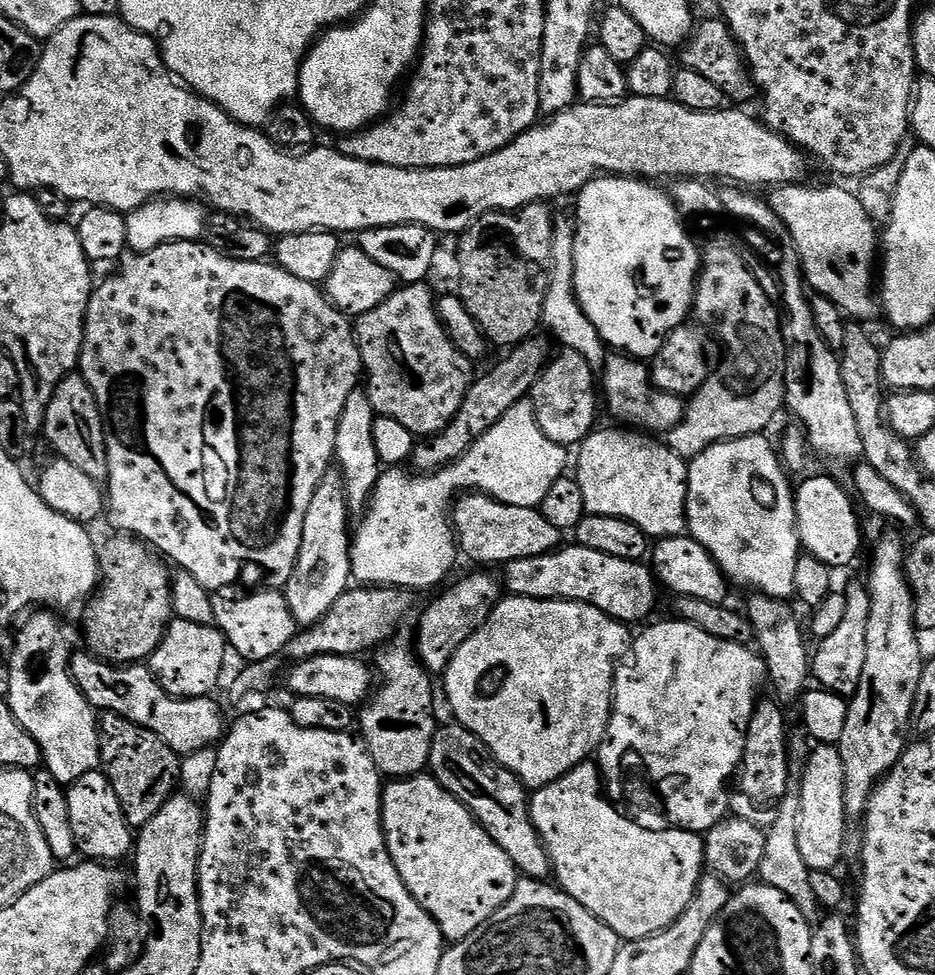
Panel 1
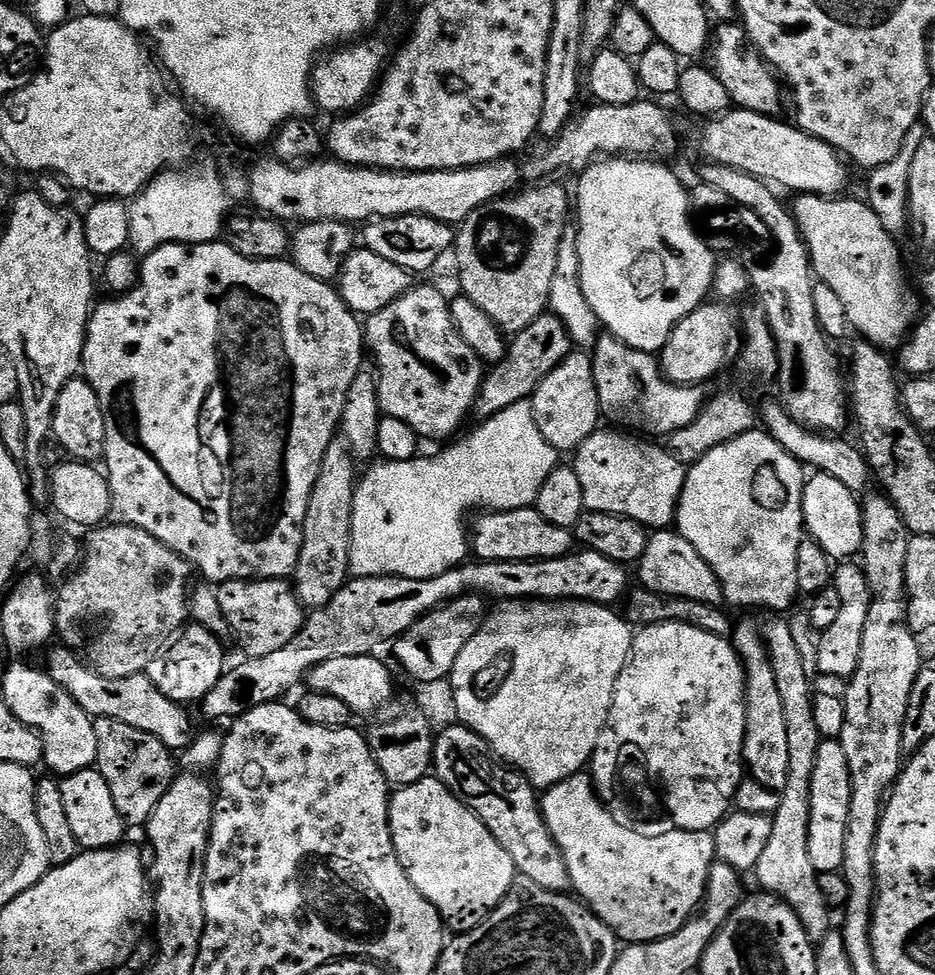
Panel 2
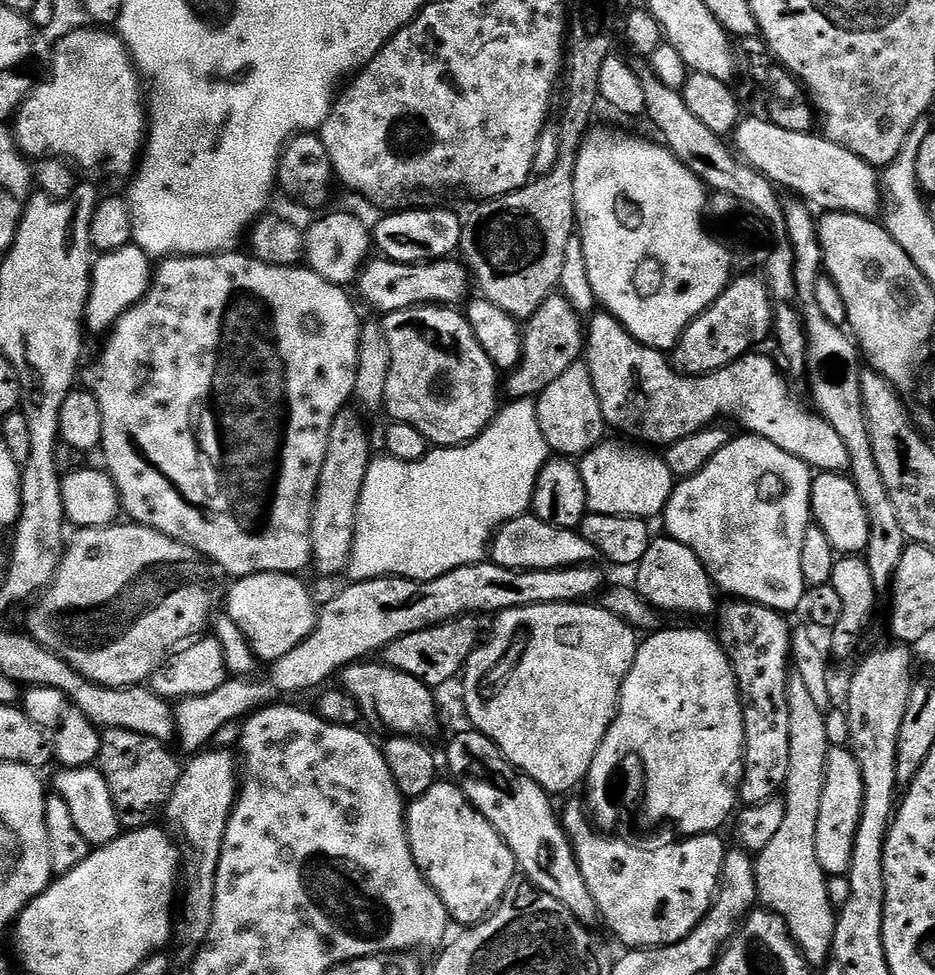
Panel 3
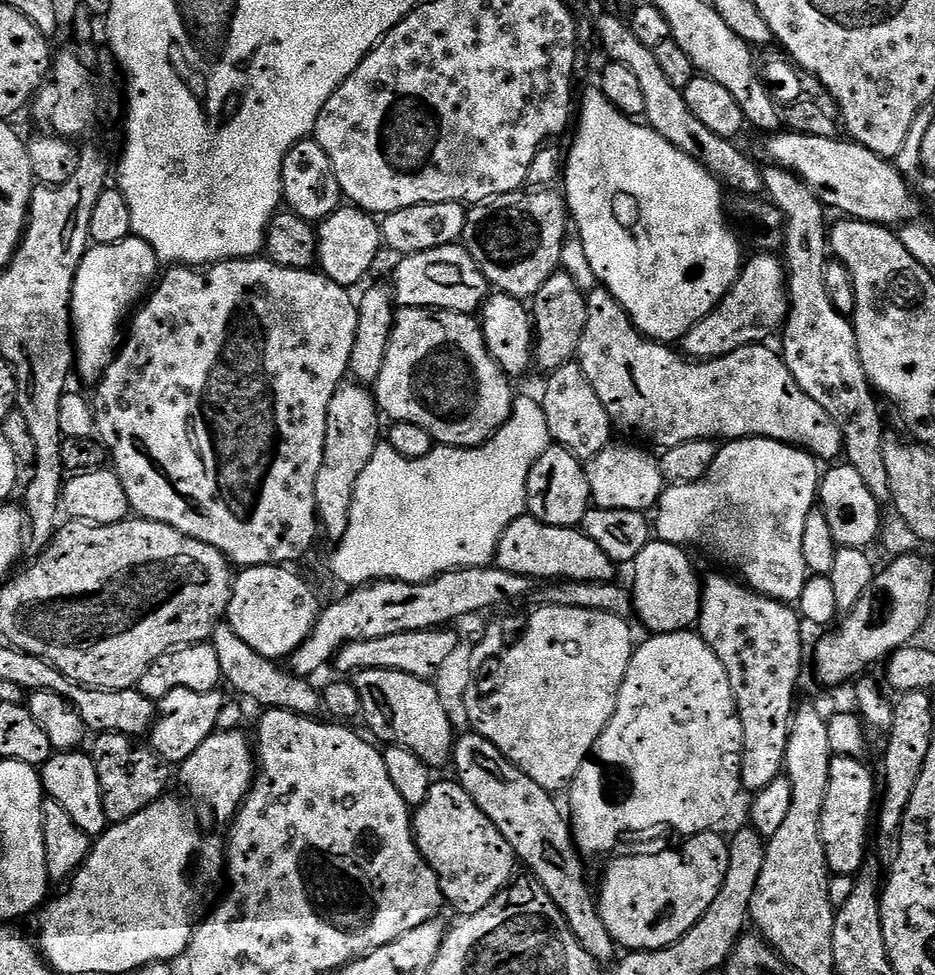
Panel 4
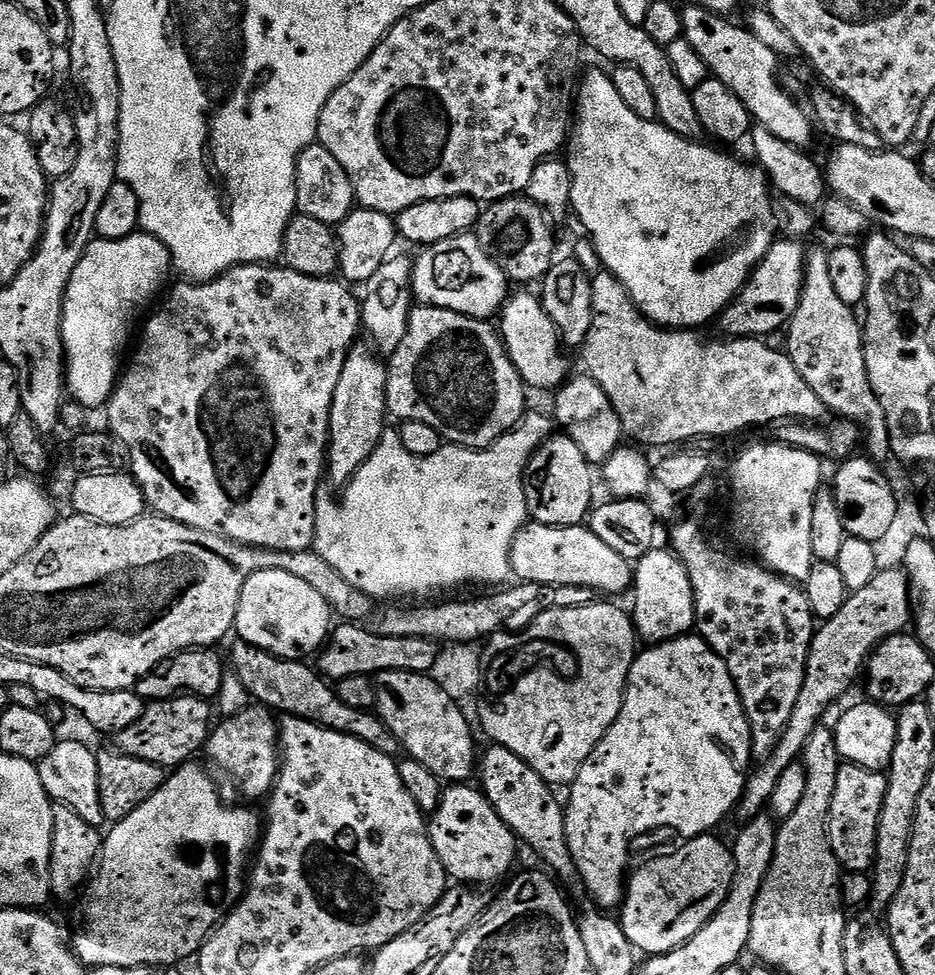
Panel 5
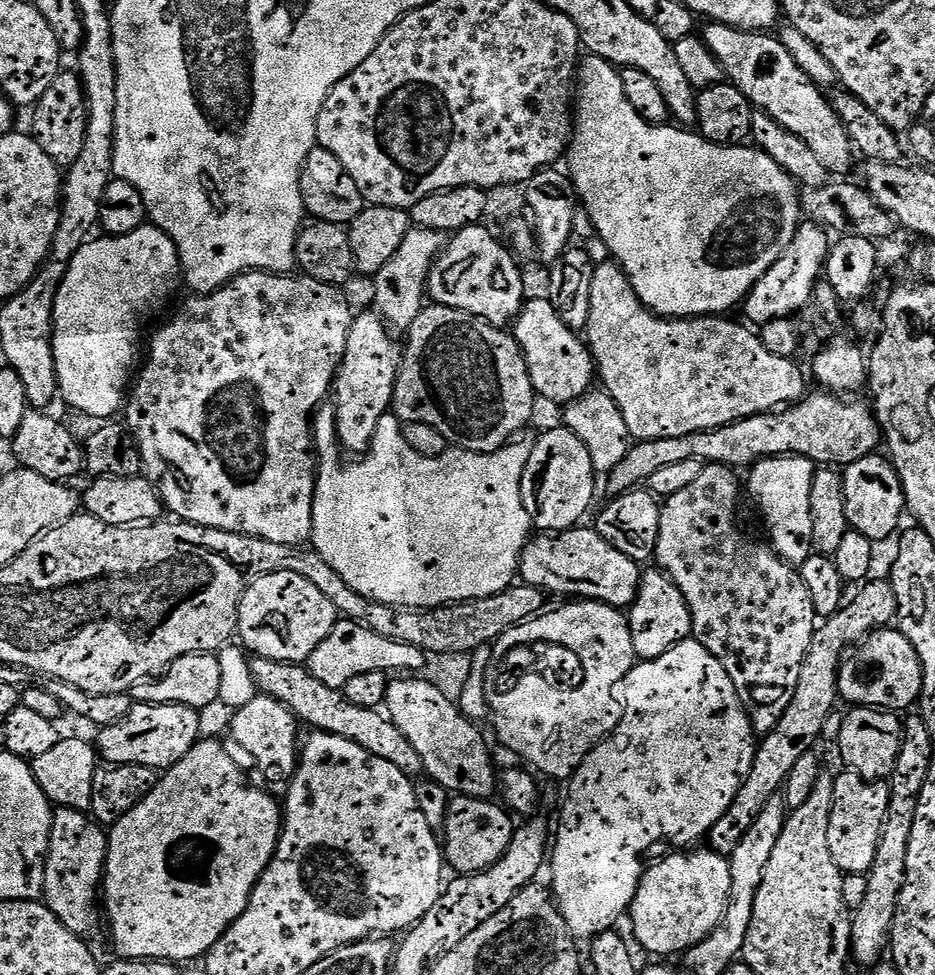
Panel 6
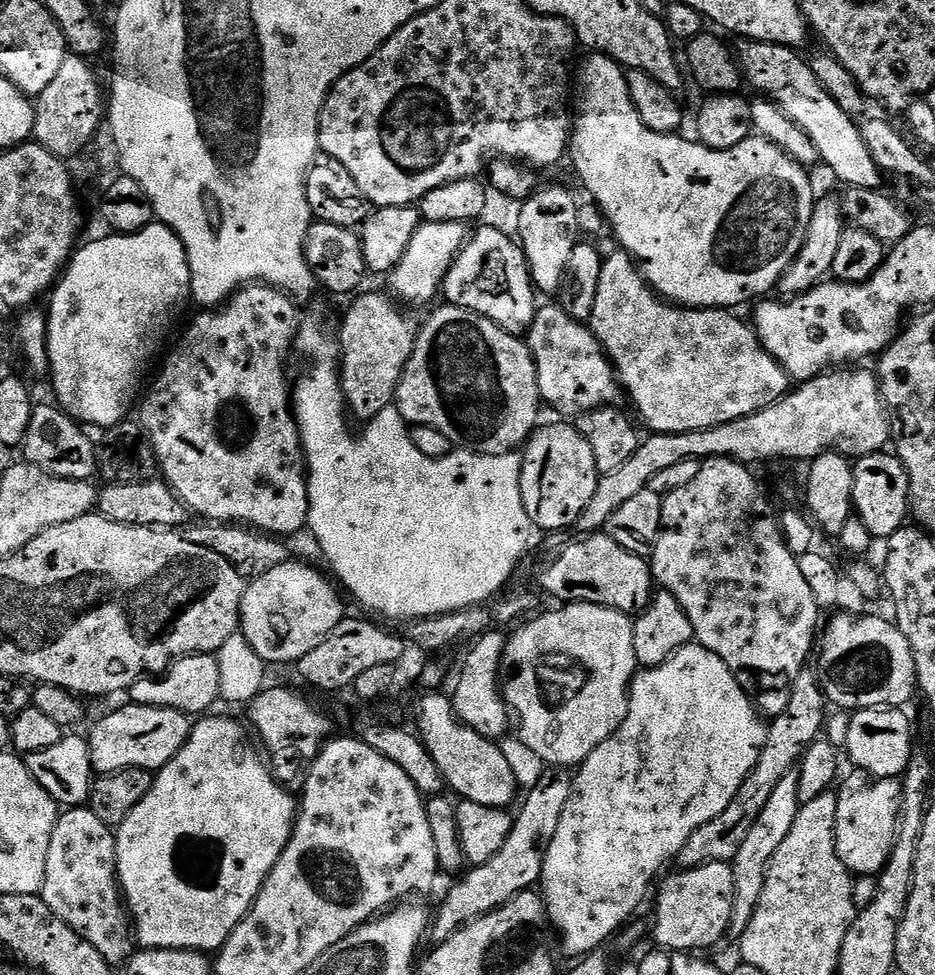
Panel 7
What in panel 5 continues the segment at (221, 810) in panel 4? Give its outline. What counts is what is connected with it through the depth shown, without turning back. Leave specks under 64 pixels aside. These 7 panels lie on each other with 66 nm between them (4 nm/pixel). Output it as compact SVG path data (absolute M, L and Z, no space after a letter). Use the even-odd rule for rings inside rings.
M249 706L238 714L223 717L209 731L206 753L217 773L225 772L248 800L267 797L278 779L281 757L278 755L278 720L271 708Z

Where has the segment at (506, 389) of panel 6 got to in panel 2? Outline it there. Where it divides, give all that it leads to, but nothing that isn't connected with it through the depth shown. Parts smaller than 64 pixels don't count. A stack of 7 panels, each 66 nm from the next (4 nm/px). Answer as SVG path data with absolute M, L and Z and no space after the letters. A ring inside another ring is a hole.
M424 284L413 286L390 306L367 317L366 348L376 355L380 406L384 416L393 416L428 440L455 437L464 419L475 409L486 375L483 360L466 346L452 321L449 297Z

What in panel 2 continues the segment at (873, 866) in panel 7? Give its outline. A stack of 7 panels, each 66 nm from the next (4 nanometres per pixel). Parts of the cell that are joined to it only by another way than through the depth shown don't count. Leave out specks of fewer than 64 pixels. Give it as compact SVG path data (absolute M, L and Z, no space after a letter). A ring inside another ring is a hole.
M821 739L810 796L810 860L814 862L817 873L839 872L843 869L851 798L852 774L846 750L840 745L839 739Z

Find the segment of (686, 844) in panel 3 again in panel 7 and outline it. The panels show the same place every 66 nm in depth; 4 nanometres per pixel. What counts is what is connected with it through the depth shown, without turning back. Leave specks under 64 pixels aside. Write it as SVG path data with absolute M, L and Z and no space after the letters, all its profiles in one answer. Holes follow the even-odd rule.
M731 863L699 864L697 868L676 870L673 876L666 876L659 881L652 928L650 924L650 936L652 932L661 949L692 954L700 950L696 948L714 947L724 935L729 935L732 902L736 898Z

